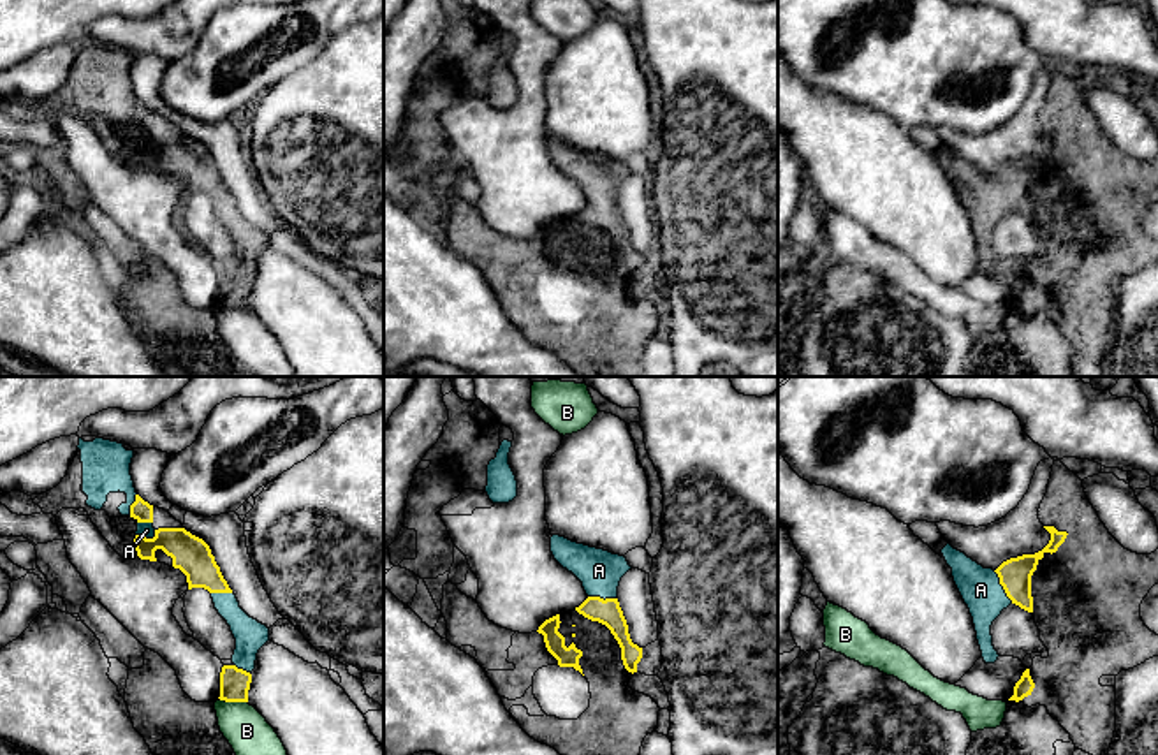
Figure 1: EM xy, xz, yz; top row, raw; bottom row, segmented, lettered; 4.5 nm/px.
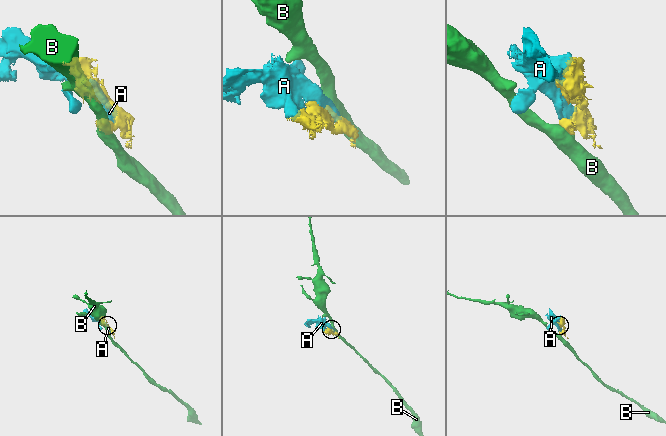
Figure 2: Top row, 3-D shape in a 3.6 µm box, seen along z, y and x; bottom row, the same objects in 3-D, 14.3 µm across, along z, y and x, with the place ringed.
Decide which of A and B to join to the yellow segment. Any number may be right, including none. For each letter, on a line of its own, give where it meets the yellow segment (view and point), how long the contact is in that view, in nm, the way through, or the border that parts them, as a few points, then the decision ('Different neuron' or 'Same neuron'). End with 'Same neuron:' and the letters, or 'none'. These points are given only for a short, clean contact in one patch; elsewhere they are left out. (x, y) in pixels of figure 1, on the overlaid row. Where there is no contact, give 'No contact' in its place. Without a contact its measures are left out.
A: Touches yellow at yz (1002, 585). Shared border 180 nm. Same neuron
B: Touches yellow at xy (233, 701). Shared border 140 nm. Boundary: xy (219, 697), (247, 703). Different neuron
Same neuron: A

